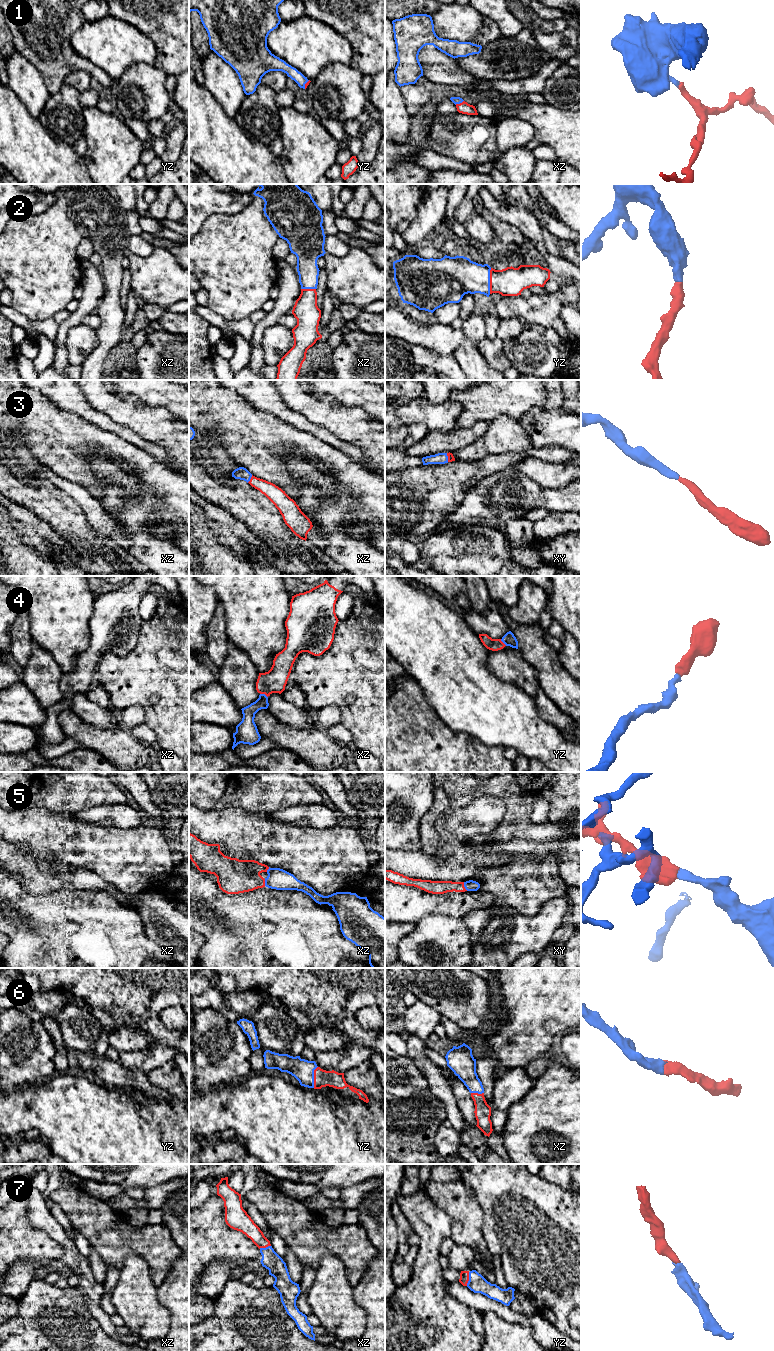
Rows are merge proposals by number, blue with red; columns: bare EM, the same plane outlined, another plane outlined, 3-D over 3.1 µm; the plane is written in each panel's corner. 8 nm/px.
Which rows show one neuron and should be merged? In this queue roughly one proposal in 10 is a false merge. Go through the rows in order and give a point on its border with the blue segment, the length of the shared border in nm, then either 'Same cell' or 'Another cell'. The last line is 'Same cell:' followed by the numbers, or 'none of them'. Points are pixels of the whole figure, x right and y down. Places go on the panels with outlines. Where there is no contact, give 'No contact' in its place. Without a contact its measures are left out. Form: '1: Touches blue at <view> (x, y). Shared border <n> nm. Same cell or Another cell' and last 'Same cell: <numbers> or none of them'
1: Touches blue at xz (459, 103). Shared border 80 nm. Same cell
2: Touches blue at yz (489, 281). Shared border 200 nm. Same cell
3: Touches blue at xz (250, 478). Shared border 80 nm. Same cell
4: Touches blue at xz (264, 694). Shared border 70 nm. Same cell
5: Touches blue at xy (464, 886). Shared border 80 nm. Same cell
6: Touches blue at yz (313, 1077). Shared border 180 nm. Same cell
7: Touches blue at yz (469, 1279). Shared border 110 nm. Same cell
Same cell: 1, 2, 3, 4, 5, 6, 7

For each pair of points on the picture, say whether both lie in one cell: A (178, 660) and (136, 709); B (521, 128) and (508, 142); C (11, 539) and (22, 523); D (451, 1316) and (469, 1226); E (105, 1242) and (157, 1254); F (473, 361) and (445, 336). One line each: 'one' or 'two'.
A: two
B: one
C: two
D: two
E: one
F: two

